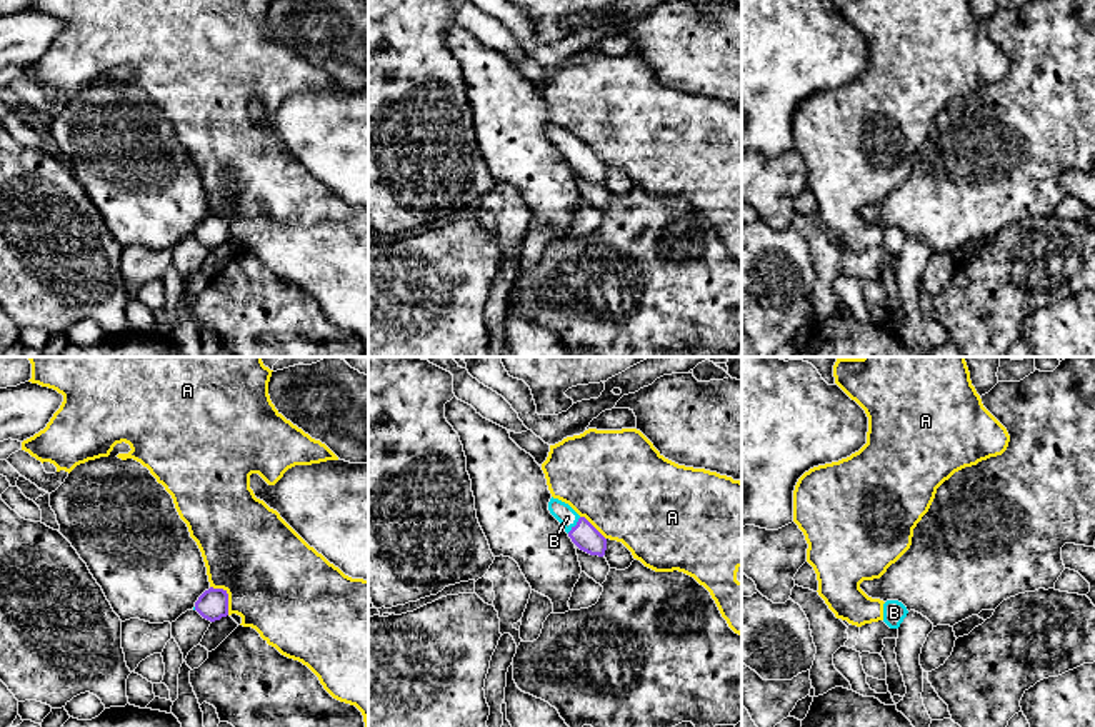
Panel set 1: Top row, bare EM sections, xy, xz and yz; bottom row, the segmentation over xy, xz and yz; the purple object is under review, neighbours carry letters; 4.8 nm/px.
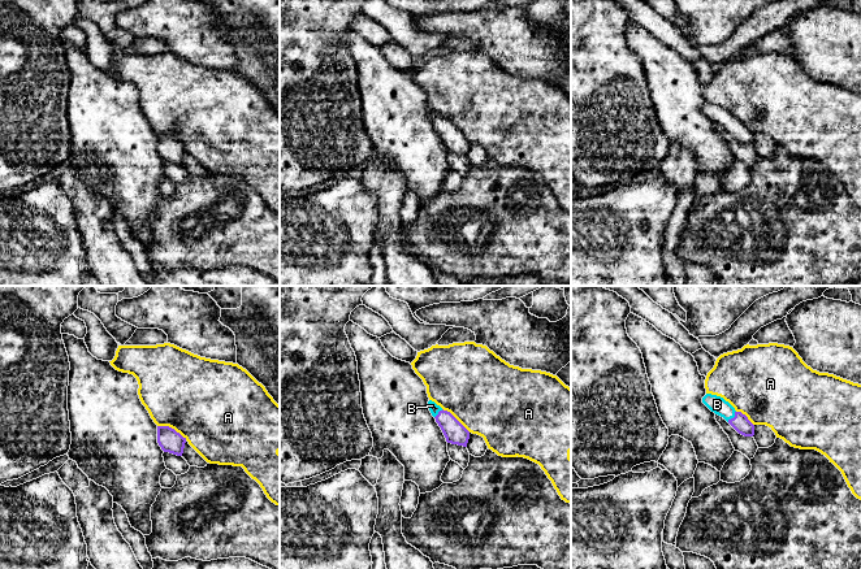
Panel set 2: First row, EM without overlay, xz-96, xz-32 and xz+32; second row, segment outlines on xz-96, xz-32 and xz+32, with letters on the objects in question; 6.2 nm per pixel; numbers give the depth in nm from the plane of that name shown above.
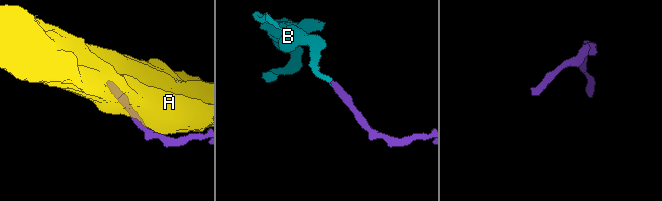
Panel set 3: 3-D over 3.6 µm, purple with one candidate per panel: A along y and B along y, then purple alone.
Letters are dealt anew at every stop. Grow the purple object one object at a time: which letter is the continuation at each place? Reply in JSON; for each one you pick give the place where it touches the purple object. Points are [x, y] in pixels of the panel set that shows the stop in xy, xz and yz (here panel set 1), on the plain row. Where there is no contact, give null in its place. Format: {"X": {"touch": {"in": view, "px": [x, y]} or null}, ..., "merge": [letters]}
{"B": {"touch": {"in": "xz", "px": [575, 152]}}, "merge": ["B"]}

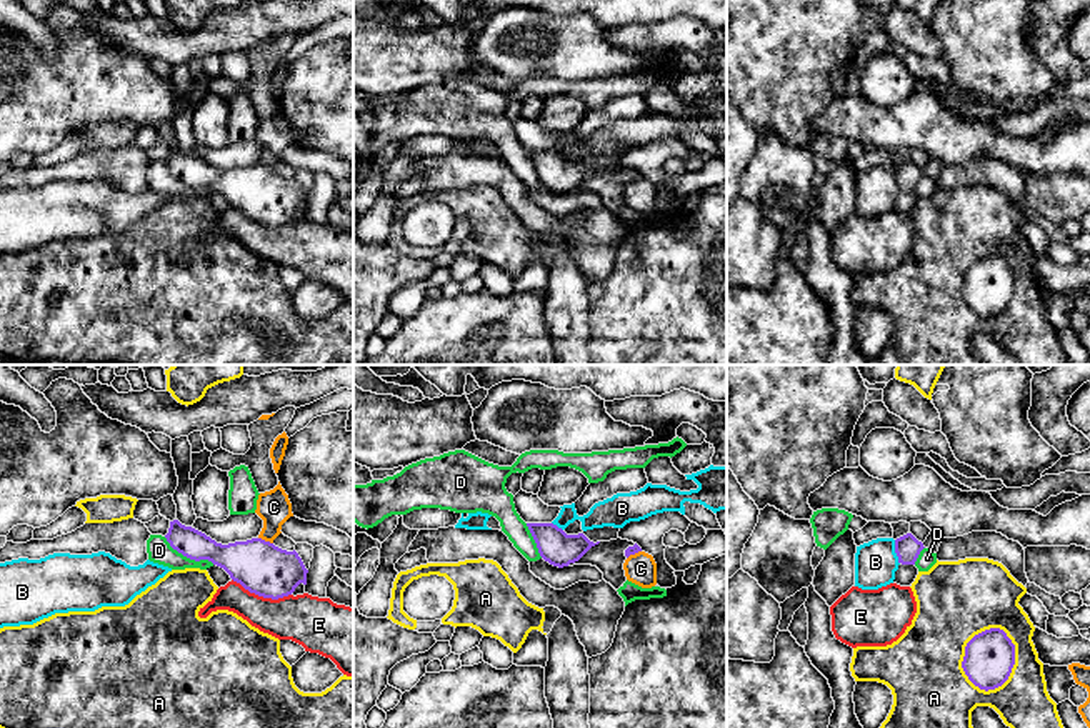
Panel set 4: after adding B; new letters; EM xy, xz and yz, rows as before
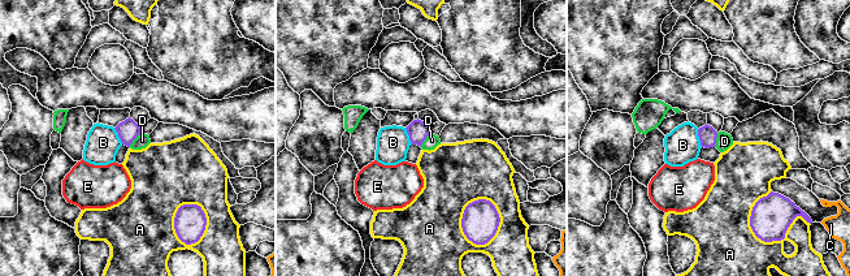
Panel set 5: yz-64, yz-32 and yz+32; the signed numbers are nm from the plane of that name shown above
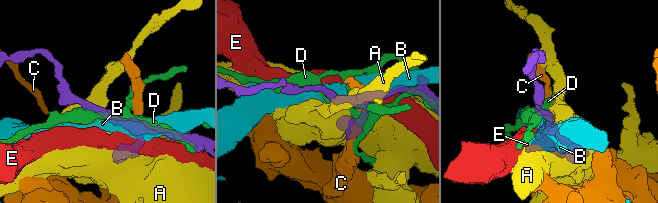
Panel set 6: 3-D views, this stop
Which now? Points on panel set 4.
{"merge": []}

